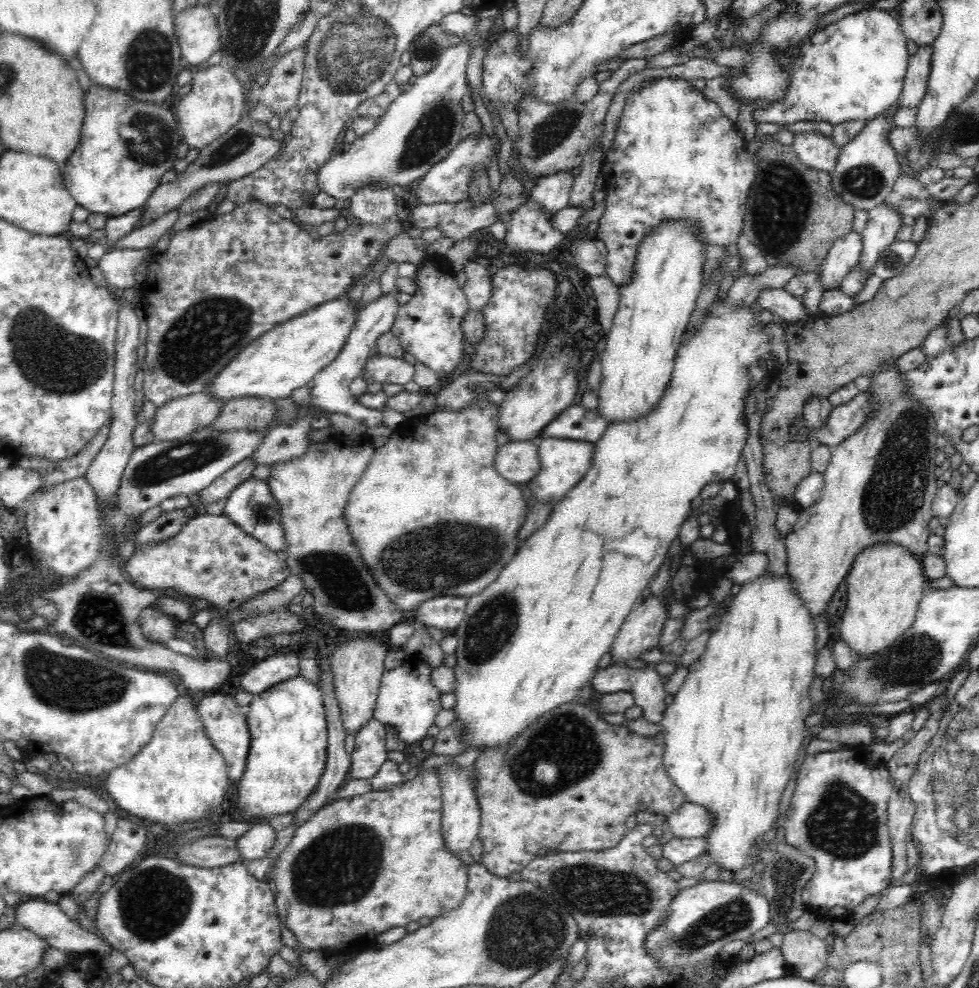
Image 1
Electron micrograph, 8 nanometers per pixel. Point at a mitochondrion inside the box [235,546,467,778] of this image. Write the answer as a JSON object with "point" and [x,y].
{"point":[339,574]}

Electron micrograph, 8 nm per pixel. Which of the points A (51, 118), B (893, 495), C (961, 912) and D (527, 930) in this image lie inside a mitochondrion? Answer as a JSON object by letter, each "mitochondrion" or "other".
{"A":"other","B":"mitochondrion","C":"other","D":"mitochondrion"}

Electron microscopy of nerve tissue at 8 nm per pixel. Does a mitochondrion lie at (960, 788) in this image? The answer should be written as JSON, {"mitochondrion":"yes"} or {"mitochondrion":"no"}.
{"mitochondrion":"yes"}

